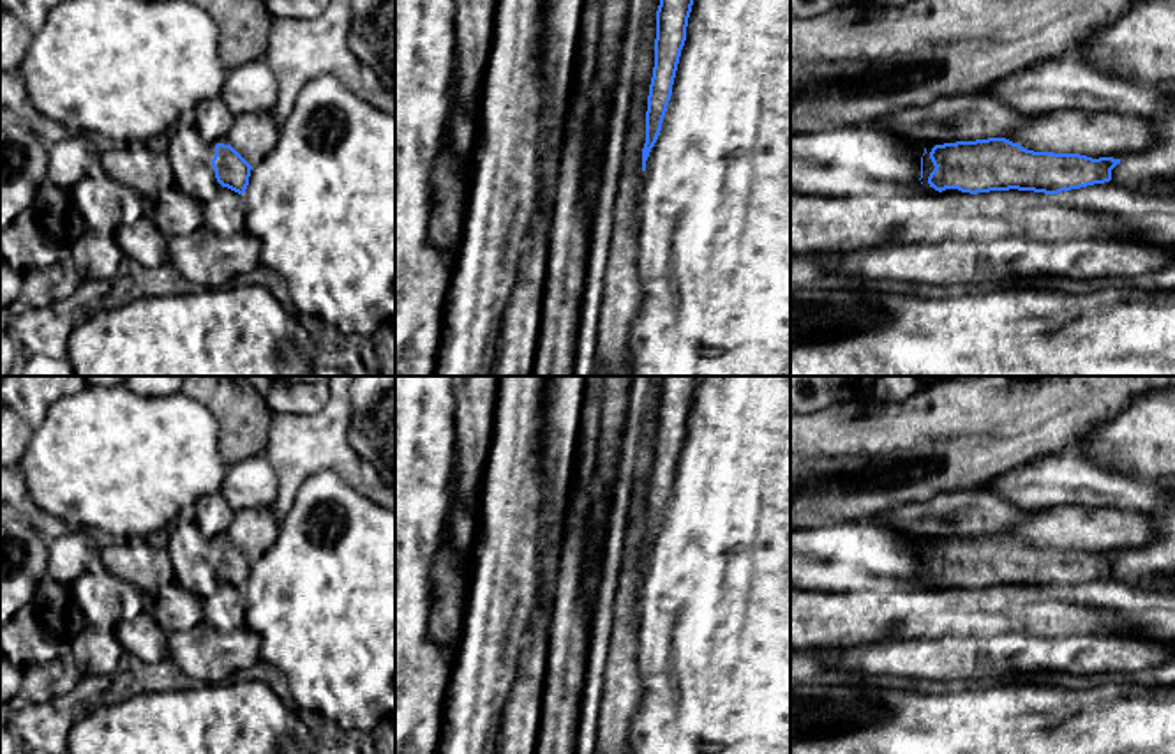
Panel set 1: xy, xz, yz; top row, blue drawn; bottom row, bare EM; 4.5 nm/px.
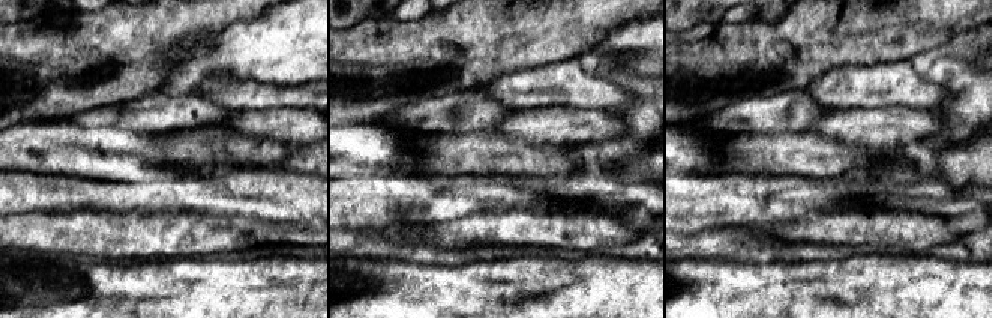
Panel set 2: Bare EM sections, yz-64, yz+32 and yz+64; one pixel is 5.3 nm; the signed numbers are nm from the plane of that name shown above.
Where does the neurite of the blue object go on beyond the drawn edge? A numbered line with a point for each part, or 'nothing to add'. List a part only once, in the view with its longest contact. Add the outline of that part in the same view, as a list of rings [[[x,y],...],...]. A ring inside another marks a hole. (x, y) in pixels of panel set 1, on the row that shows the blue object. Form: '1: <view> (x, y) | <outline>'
nothing to add

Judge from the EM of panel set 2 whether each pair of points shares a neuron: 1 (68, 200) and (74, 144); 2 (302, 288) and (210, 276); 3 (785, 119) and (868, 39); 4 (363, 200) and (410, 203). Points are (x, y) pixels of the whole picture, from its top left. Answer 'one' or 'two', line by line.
1: two
2: one
3: two
4: one

